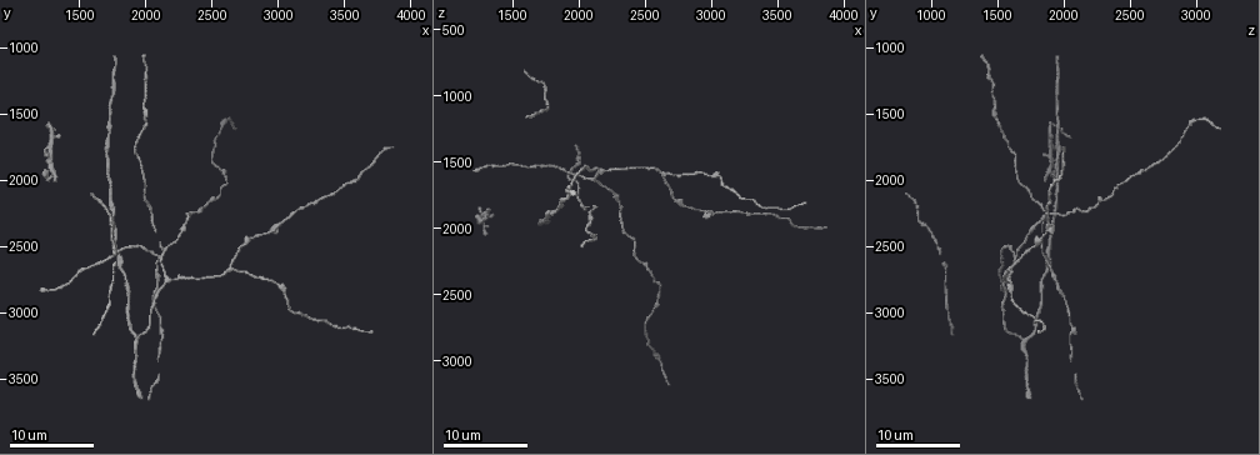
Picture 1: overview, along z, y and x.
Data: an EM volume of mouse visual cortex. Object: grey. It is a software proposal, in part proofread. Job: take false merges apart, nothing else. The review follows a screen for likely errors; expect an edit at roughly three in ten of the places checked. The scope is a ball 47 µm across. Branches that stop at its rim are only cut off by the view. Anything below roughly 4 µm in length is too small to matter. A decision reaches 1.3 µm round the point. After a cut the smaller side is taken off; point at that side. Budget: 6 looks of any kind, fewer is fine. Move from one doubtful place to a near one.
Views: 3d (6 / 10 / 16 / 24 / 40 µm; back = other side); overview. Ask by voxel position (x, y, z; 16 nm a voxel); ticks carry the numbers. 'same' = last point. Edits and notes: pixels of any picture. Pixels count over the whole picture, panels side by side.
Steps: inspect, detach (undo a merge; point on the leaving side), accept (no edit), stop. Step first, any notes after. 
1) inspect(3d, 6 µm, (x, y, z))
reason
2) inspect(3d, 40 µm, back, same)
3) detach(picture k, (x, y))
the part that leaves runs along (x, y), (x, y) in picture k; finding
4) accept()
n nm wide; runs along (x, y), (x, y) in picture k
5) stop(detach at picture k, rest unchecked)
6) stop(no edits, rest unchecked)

inspect(3d, 16 µm, (1900, 3200, 1680))
three-way junction

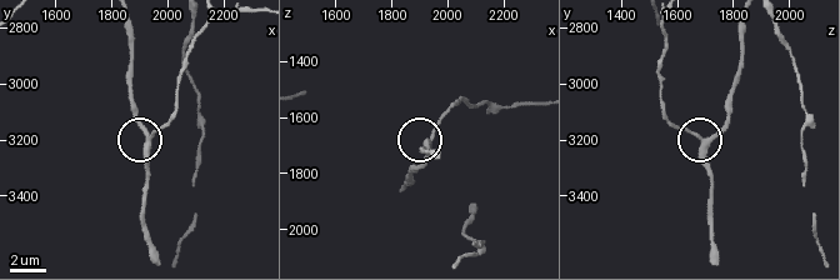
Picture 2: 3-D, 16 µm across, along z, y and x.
inspect(3d, 6 µm, (1920, 3220, 1710))

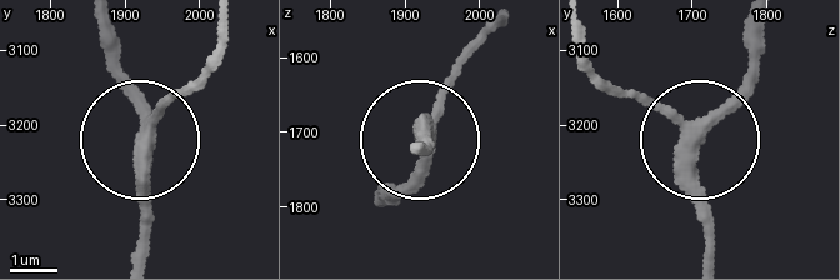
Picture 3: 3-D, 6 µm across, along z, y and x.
accept()
290 nm wide; runs along (225, 36), (154, 133), (145, 251) in picture 3; all the same neuron

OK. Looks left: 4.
inspect(3d, 16 µm, (2660, 2660, 1580))
two arms in line, one across

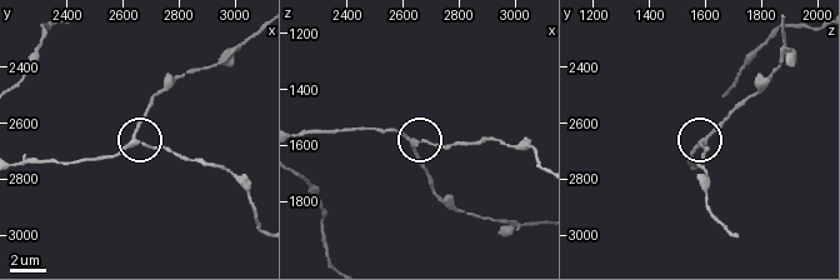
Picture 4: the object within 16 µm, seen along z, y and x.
inspect(3d, 6 µm, (2630, 2670, 1590))

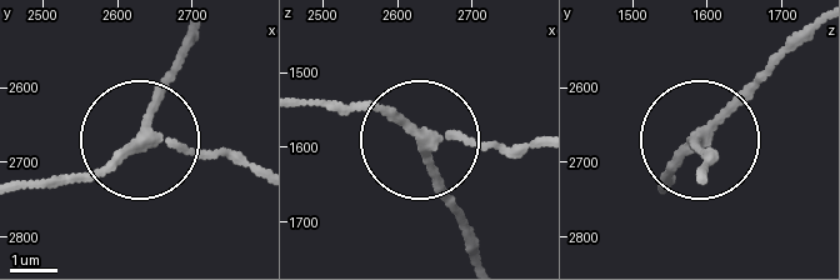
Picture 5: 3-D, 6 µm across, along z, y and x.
accept()
210 nm wide; runs along (21, 184), (105, 169), (153, 136), (249, 160) in picture 5; one neuron here

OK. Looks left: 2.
inspect(3d, 16 µm, (2120, 2580, 1620))
a fork

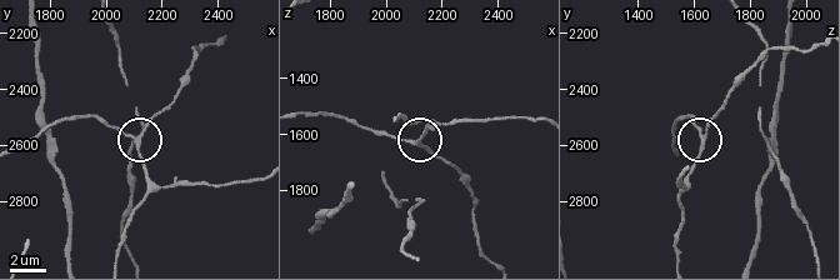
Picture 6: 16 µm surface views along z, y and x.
inspect(3d, 10 µm, (2110, 2590, 1630))

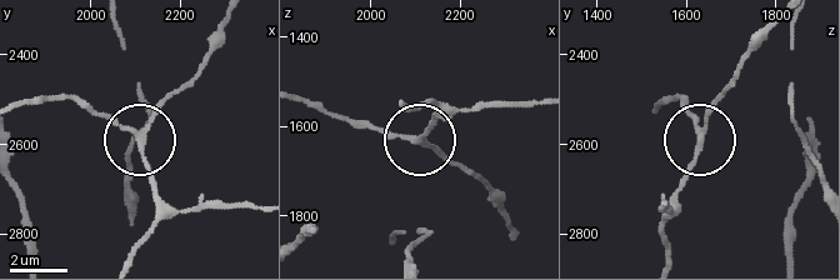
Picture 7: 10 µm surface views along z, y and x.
accept()
180 nm wide; runs along (665, 253), (671, 203), (700, 133), (686, 98) in picture 7; one neuron here

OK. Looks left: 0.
stop(no edits, rest unchecked)

